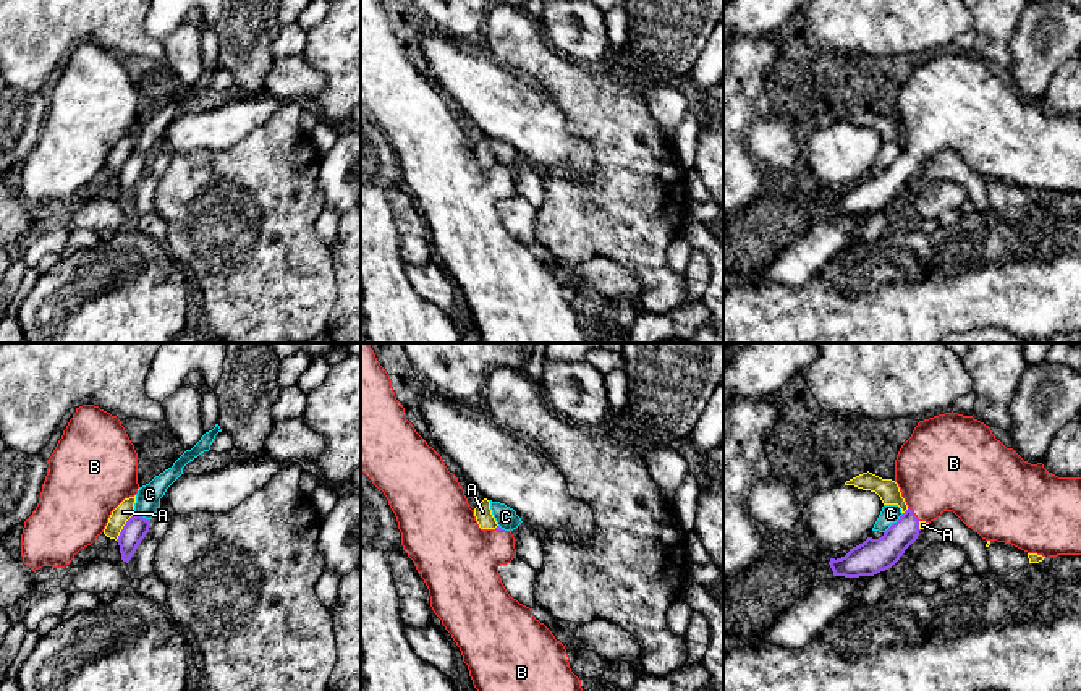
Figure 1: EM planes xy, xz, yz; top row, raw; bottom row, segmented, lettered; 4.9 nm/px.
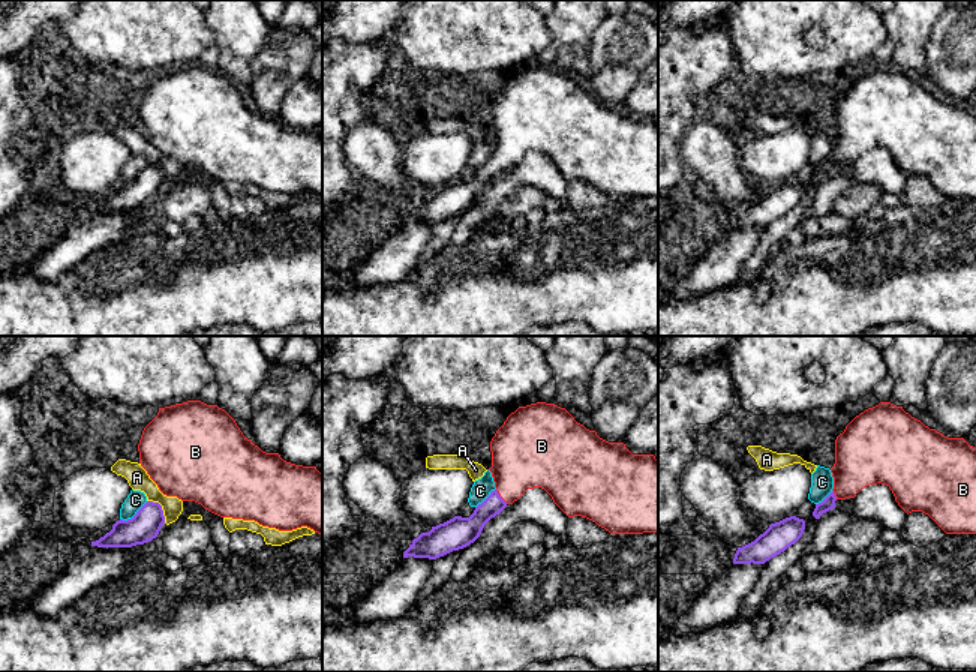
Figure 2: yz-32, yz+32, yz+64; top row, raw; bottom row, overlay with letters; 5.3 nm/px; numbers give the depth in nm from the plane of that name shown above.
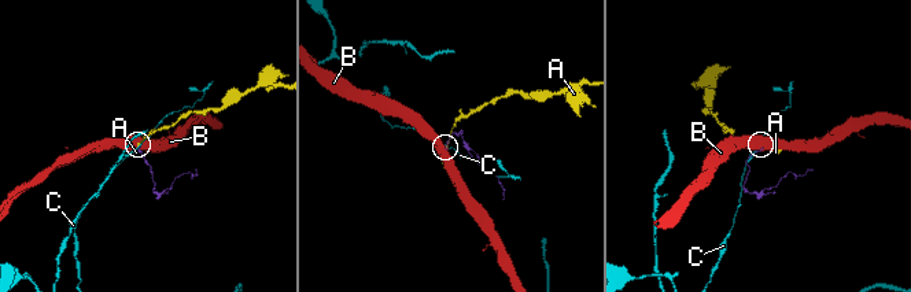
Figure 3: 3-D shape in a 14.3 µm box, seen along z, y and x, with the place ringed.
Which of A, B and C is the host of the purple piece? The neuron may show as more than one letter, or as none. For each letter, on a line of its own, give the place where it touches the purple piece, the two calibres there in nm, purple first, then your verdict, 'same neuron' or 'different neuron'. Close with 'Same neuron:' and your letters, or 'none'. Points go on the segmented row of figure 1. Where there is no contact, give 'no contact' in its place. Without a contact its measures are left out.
A: meets purple in xy at (123, 528); 120 nm thick on the purple side, 90 nm on the other; different neuron
B: meets purple in yz at (913, 513); 160 nm thick on the purple side, 420 nm on the other; same neuron
C: meets purple in yz at (894, 523); 170 nm thick on the purple side, 100 nm on the other; different neuron
Same neuron: B

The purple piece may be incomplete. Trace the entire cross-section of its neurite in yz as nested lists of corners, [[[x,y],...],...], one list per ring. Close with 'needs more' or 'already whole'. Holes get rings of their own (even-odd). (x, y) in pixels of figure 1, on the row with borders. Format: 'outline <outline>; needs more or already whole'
outline [[[958,413],[919,421],[895,460],[895,482],[908,510],[882,537],[867,537],[841,558],[830,558],[833,576],[874,576],[892,568],[918,539],[919,523],[953,511],[986,541],[1011,544],[1045,558],[1081,555],[1081,477],[1058,477],[1042,463],[1024,461],[995,439],[990,427]]]; needs more

